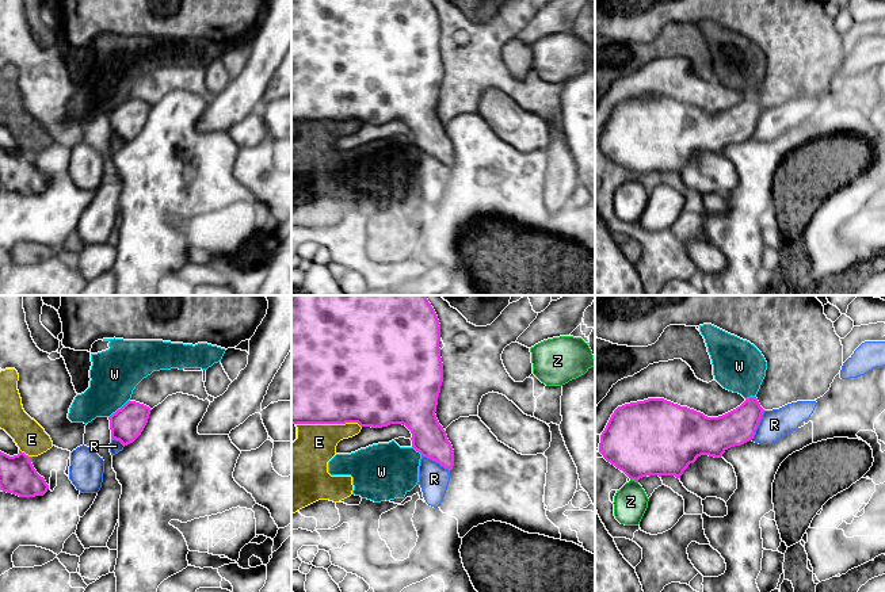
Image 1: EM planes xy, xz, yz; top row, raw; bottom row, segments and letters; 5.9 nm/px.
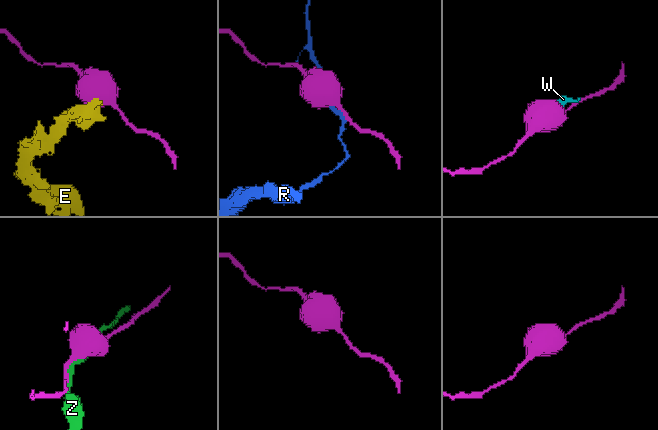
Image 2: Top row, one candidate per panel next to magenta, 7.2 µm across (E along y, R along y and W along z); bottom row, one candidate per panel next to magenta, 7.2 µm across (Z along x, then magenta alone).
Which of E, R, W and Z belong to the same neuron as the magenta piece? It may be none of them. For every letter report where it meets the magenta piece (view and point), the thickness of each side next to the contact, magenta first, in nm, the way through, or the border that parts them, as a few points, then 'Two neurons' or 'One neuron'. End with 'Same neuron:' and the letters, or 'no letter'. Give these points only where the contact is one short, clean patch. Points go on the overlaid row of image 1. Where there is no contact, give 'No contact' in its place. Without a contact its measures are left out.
E: Touches magenta at xz (328, 423). Thickness 500 nm (magenta) against 260 nm. Two neurons
R: Touches magenta at yz (758, 424). Thickness 200 nm (magenta) against 180 nm. Two neurons
W: Touches magenta at xy (118, 409). Thickness 200 nm (magenta) against 300 nm. Boundary: xy (129, 400), (109, 417). Two neurons
Z: Touches magenta at yz (634, 480). Thickness 440 nm (magenta) against 200 nm. Two neurons
Same neuron: no letter

